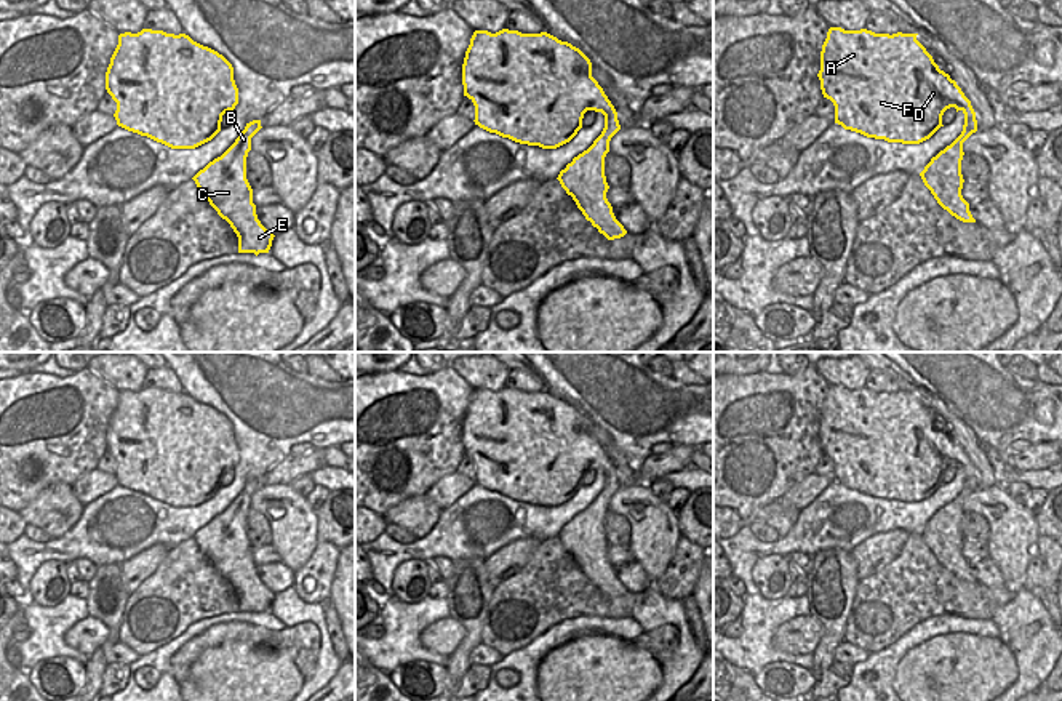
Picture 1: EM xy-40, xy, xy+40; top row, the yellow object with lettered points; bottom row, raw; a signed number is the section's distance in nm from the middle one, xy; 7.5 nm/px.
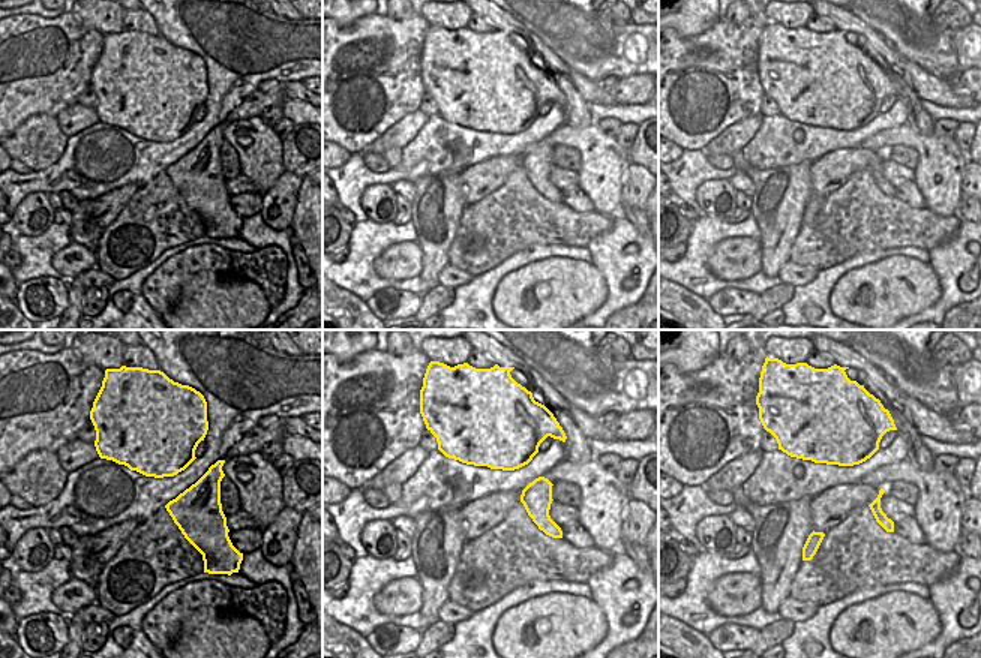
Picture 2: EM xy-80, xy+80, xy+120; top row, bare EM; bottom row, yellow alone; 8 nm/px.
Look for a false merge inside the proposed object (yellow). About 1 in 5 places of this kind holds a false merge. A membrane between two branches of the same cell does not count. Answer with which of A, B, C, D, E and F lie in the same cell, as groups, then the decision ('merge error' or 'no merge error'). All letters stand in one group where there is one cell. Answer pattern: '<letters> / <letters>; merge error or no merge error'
A B C D E F; no merge error

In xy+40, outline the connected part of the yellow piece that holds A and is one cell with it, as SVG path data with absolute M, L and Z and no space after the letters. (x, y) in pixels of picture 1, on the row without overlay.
M830 386L820 410L820 448L835 464L835 482L888 501L920 503L944 485L947 467L961 469L961 493L920 535L944 568L976 581L961 554L963 501L977 490L976 471L916 394Z

